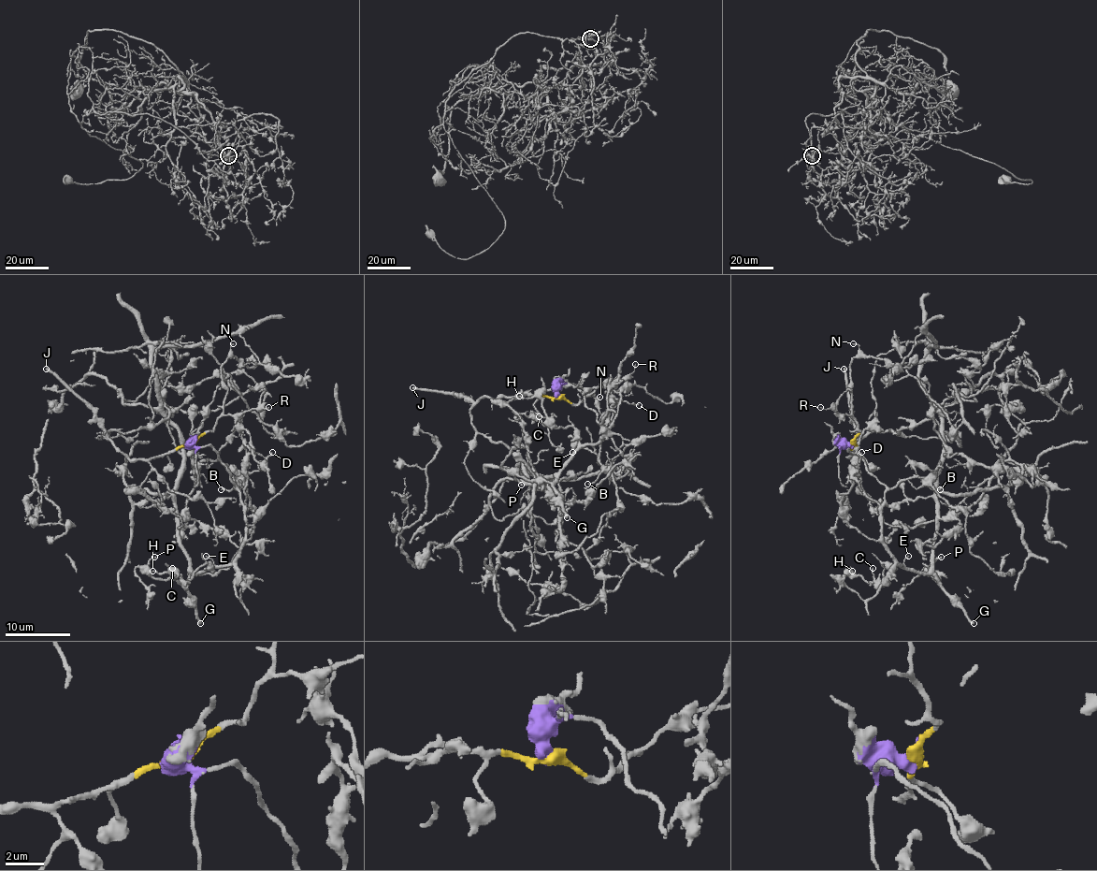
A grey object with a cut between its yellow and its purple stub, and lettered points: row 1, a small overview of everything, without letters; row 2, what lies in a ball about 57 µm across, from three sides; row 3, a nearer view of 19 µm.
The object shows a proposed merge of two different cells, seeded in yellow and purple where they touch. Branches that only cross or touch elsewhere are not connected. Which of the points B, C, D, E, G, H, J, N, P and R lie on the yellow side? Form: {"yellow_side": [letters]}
{"yellow_side": ["J", "N", "R"]}

